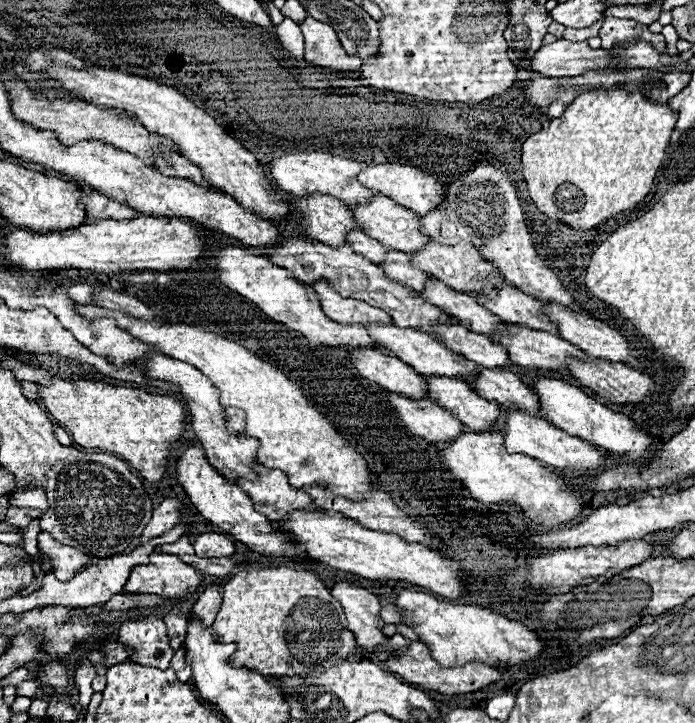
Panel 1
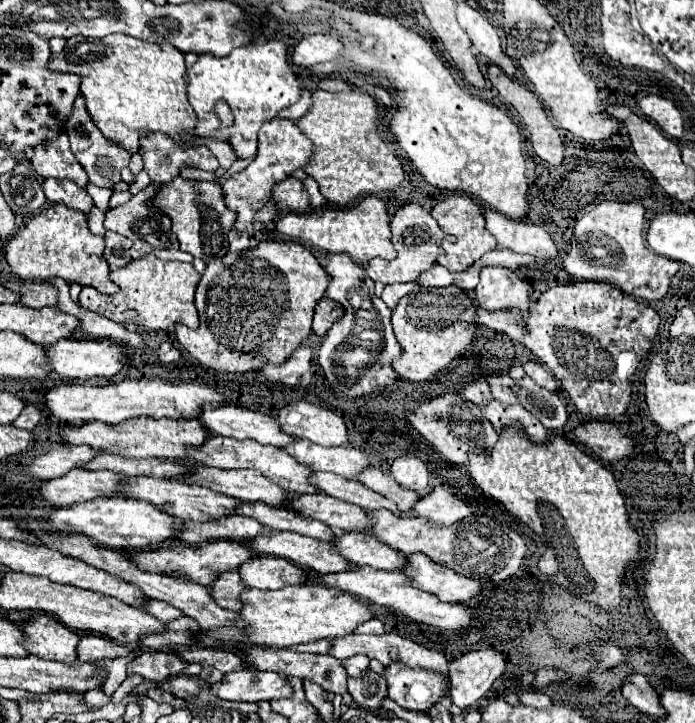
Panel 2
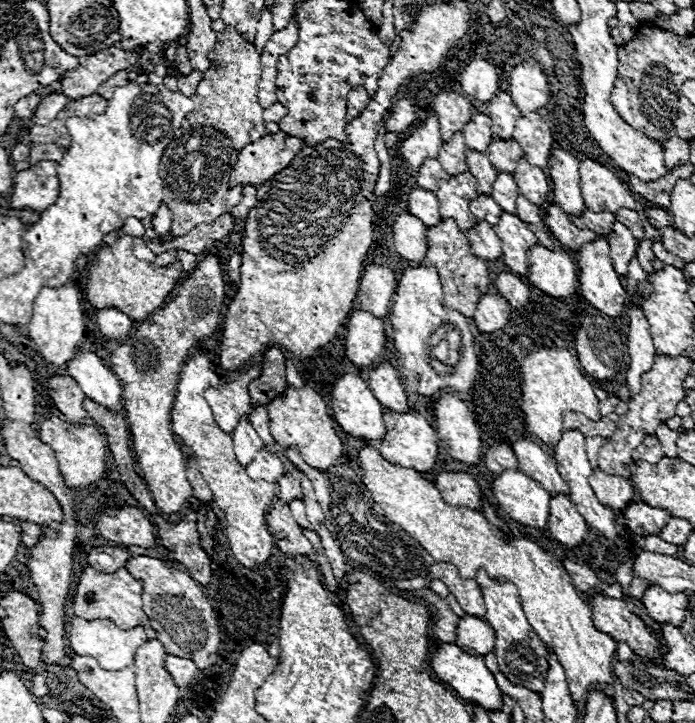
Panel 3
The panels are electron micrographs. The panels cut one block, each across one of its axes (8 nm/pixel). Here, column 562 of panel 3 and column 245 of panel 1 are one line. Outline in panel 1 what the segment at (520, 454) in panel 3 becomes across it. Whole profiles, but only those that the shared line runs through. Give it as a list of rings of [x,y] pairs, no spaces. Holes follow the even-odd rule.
[[[256,464],[254,470],[258,472],[258,480],[240,480],[238,486],[252,498],[254,508],[268,516],[268,520],[280,522],[286,516],[284,512],[314,508],[312,498],[306,492],[292,488],[280,470],[268,470],[260,464]]]

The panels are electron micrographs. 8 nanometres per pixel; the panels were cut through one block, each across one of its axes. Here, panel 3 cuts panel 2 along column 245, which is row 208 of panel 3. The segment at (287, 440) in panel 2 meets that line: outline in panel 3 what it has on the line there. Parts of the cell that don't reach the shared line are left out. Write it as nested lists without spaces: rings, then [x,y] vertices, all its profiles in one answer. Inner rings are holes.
[[[416,188],[416,190],[410,192],[408,212],[414,214],[418,220],[422,220],[428,228],[442,220],[438,210],[440,210],[440,202],[438,202],[434,192],[424,190],[424,188]]]

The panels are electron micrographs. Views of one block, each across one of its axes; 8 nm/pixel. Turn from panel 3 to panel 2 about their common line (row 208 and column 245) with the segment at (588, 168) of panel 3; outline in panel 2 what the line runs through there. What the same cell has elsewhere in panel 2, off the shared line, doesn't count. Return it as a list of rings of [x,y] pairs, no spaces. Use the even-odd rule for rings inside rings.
[[[302,584],[302,586],[284,586],[280,590],[258,590],[248,588],[242,596],[244,608],[240,616],[248,620],[248,628],[235,629],[217,628],[210,630],[205,635],[216,638],[216,640],[247,642],[262,646],[296,646],[302,642],[314,642],[322,638],[336,638],[354,634],[354,630],[366,622],[376,618],[374,610],[358,600],[356,596],[328,588],[324,584]]]

